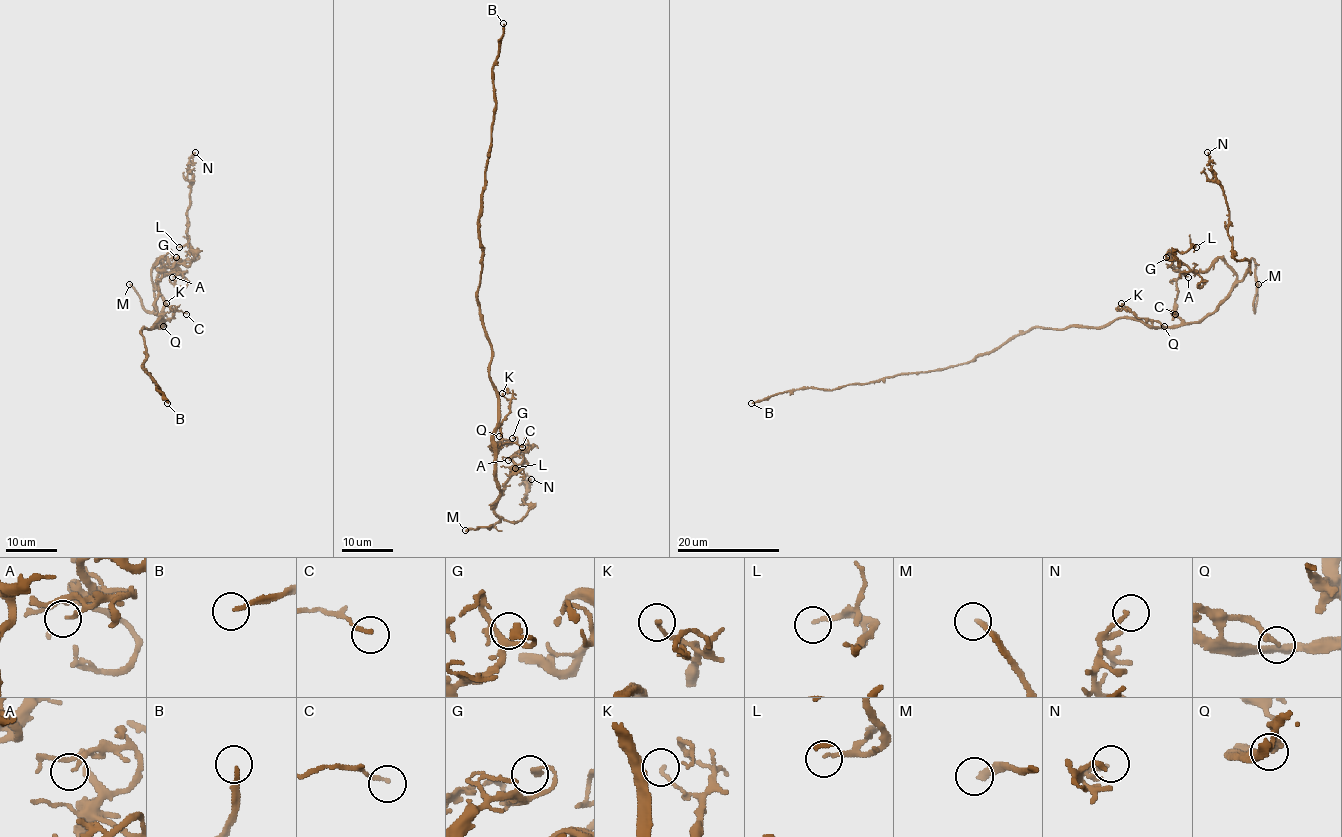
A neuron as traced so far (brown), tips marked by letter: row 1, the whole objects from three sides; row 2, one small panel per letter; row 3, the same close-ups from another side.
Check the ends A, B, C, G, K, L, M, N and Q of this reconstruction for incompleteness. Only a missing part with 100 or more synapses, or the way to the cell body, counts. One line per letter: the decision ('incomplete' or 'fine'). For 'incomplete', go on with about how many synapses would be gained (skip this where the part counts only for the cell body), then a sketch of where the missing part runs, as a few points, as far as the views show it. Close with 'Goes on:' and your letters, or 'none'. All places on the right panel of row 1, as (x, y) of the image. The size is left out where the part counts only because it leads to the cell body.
A: fine
B: incomplete | 350 syn
C: fine
G: fine
K: fine
L: fine
M: incomplete | (1258, 284), (1280, 262), (1286, 248), (1284, 238)
N: fine
Q: fine
Goes on: B, M

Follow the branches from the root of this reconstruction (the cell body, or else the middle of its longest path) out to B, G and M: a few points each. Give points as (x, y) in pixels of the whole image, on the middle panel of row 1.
B: (492, 354), (492, 343), (477, 300), (481, 272), (479, 219), (495, 108), (493, 64), (503, 23)
G: (492, 354), (489, 378), (498, 393), (497, 452), (492, 447), (498, 452), (503, 445), (517, 439), (512, 438)
M: (492, 354), (489, 378), (498, 393), (494, 479), (499, 497), (494, 511), (499, 520), (489, 529), (465, 530)

